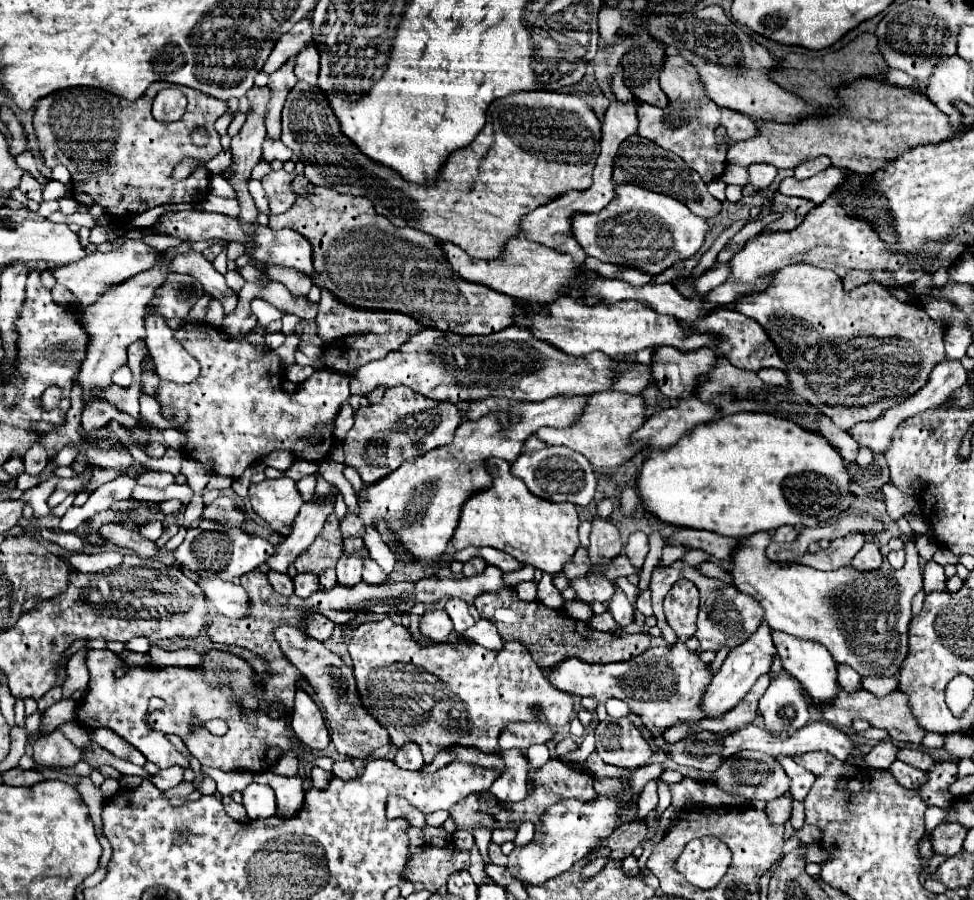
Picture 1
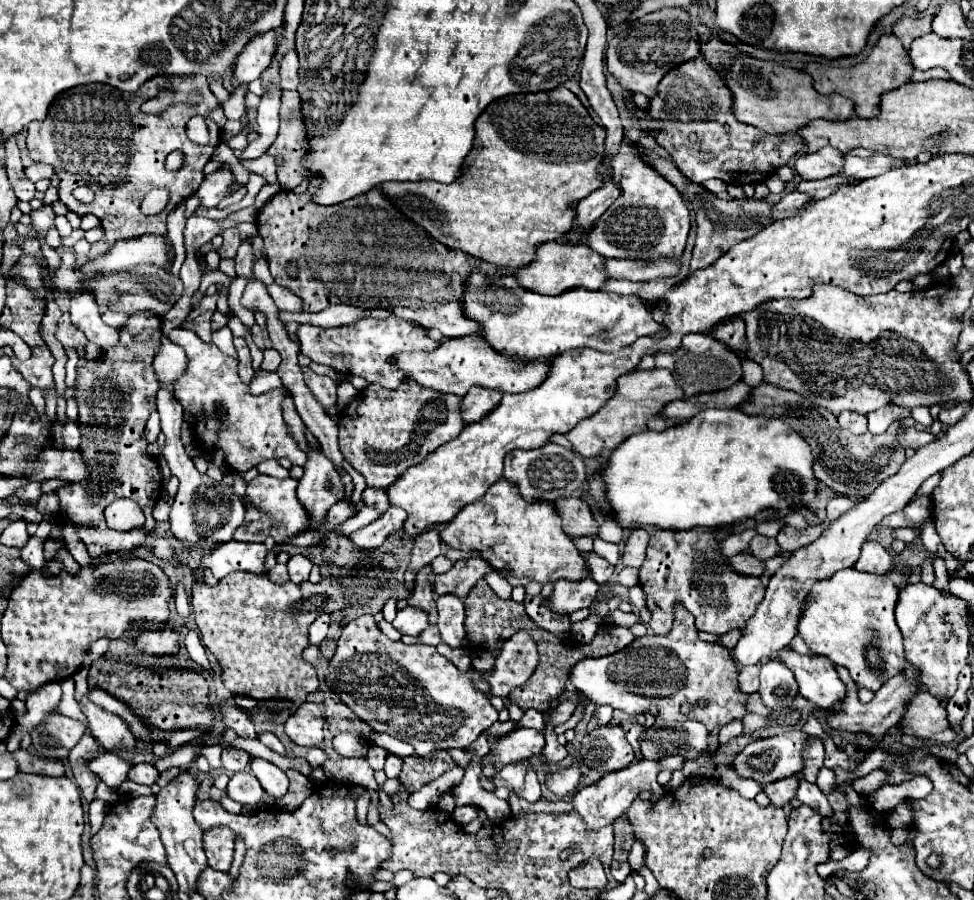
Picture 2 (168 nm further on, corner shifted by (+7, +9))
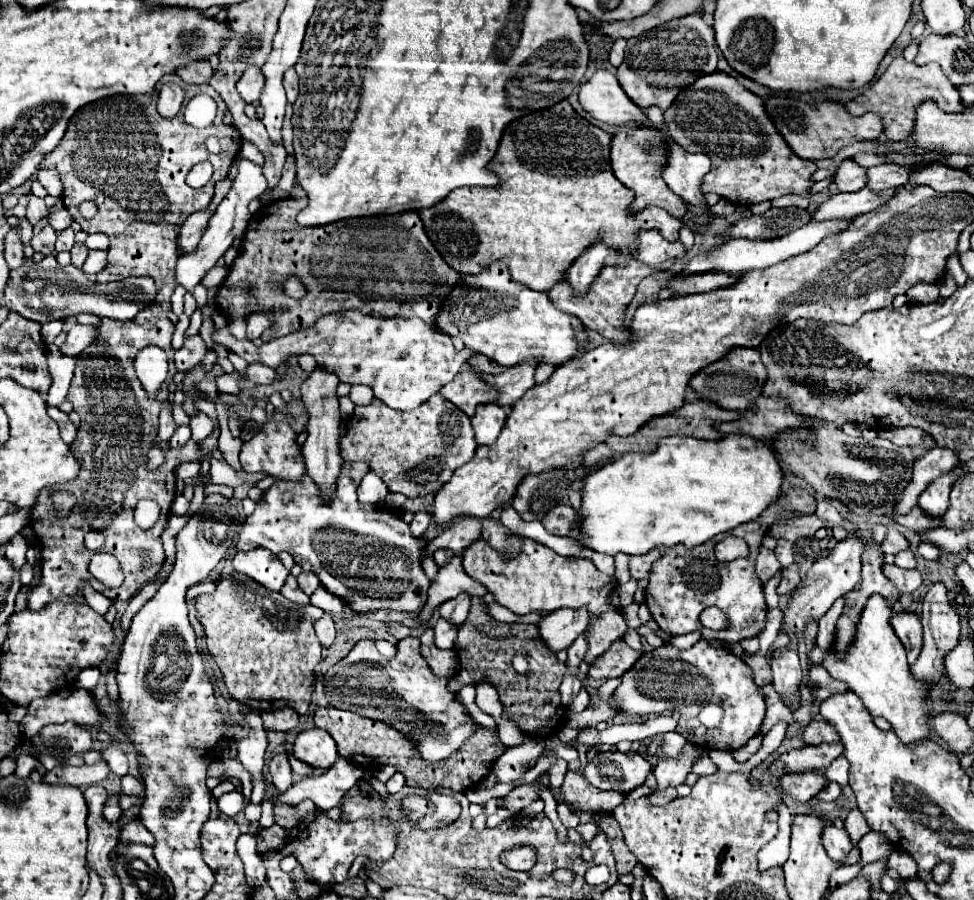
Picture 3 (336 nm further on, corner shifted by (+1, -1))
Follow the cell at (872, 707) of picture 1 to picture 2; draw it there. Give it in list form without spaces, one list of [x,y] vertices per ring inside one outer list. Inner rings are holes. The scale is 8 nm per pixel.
[[[918,692],[914,696],[912,704],[908,704],[908,714],[904,714],[900,724],[904,724],[906,732],[926,740],[948,744],[956,738],[946,708],[928,692]]]

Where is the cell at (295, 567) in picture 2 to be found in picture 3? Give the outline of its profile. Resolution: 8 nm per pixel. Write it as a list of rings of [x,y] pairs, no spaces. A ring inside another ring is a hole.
[[[302,572],[296,580],[298,580],[298,586],[300,586],[308,596],[310,596],[310,594],[316,590],[316,586],[320,584],[318,578],[316,578],[316,574],[306,574],[306,572]]]

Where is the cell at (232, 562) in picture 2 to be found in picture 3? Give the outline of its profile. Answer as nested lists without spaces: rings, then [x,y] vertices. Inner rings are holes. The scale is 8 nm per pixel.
[[[262,548],[250,552],[238,552],[232,558],[232,568],[234,572],[246,574],[248,578],[256,580],[268,590],[280,590],[288,576],[288,570],[282,566],[276,554]]]

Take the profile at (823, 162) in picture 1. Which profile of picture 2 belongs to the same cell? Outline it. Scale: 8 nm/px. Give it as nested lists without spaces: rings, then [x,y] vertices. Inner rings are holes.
[[[826,146],[816,154],[806,154],[796,158],[794,168],[804,180],[822,180],[828,176],[836,176],[844,166],[844,152]]]

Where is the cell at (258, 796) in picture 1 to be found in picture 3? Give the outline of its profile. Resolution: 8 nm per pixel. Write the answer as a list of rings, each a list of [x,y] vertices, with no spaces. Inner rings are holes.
[[[238,790],[228,792],[228,794],[222,794],[222,796],[218,798],[218,808],[220,808],[226,816],[234,816],[234,814],[238,814],[244,806],[246,806],[246,802],[244,802],[244,794],[238,792]]]

